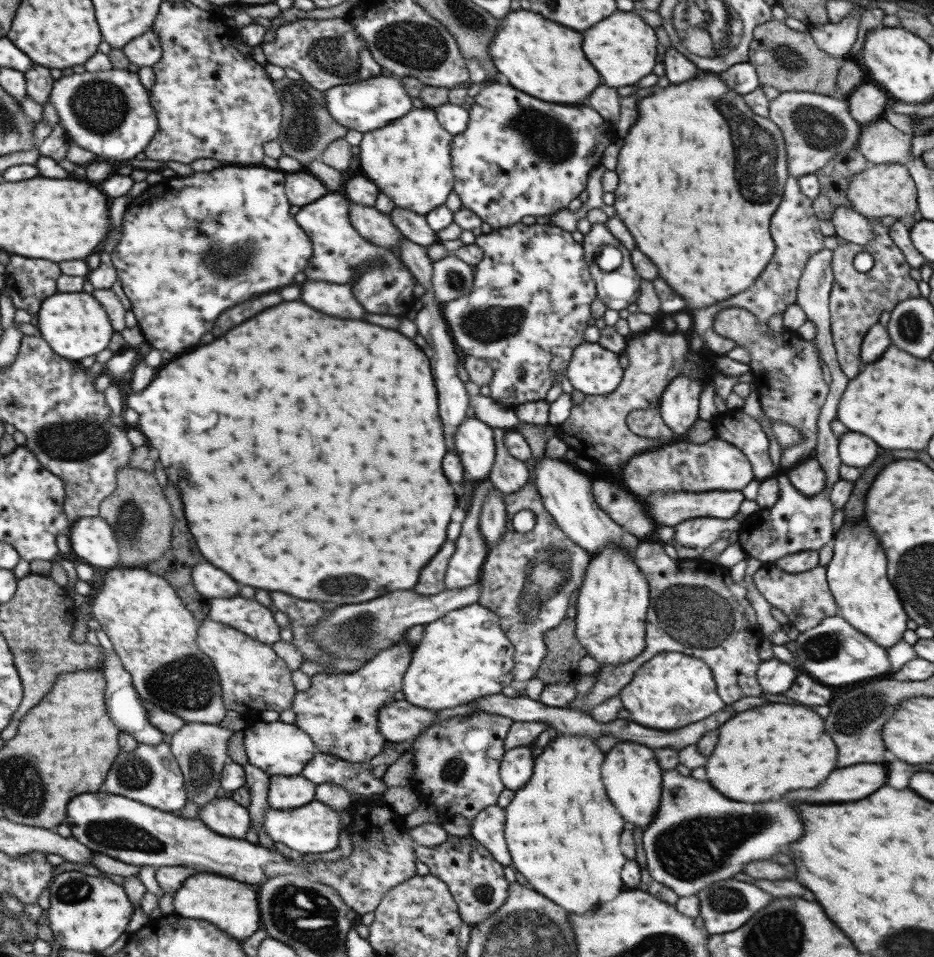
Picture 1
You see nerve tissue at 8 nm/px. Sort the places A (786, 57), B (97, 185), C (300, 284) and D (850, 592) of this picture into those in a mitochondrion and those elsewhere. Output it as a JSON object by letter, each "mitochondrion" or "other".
{"A":"mitochondrion","B":"other","C":"other","D":"other"}

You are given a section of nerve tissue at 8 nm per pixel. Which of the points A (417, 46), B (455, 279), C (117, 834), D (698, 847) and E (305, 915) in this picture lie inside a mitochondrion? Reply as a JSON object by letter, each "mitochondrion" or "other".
{"A":"mitochondrion","B":"mitochondrion","C":"mitochondrion","D":"mitochondrion","E":"mitochondrion"}

